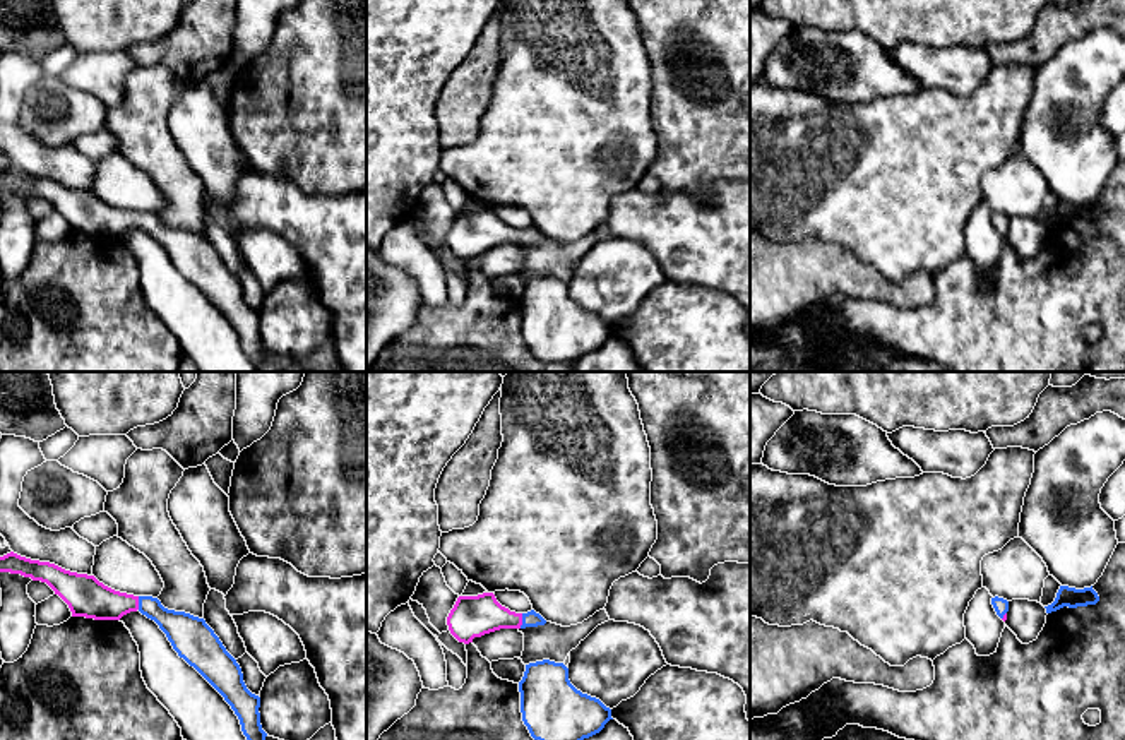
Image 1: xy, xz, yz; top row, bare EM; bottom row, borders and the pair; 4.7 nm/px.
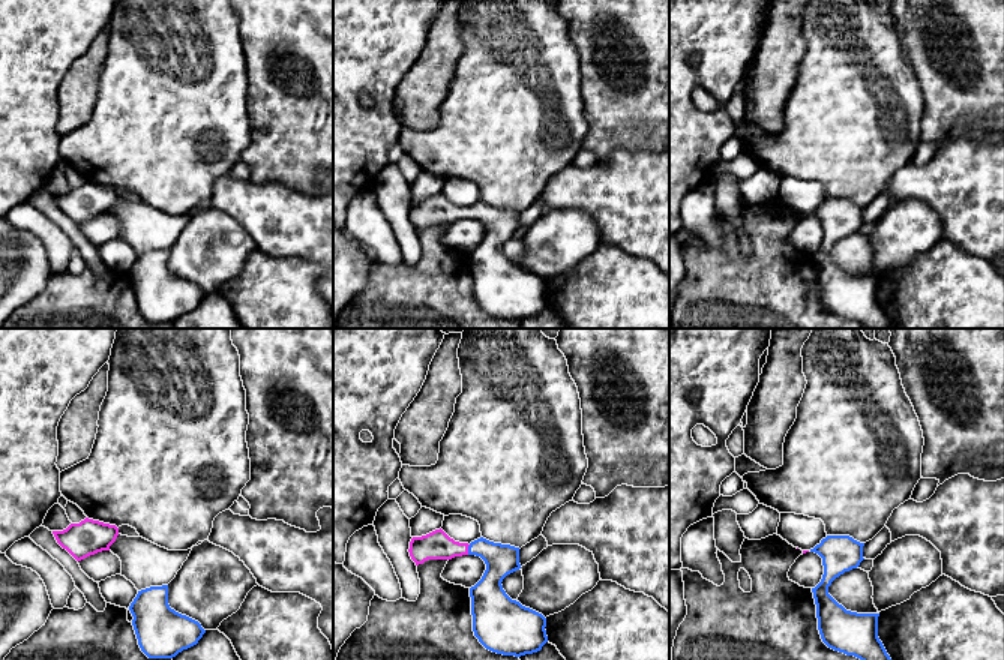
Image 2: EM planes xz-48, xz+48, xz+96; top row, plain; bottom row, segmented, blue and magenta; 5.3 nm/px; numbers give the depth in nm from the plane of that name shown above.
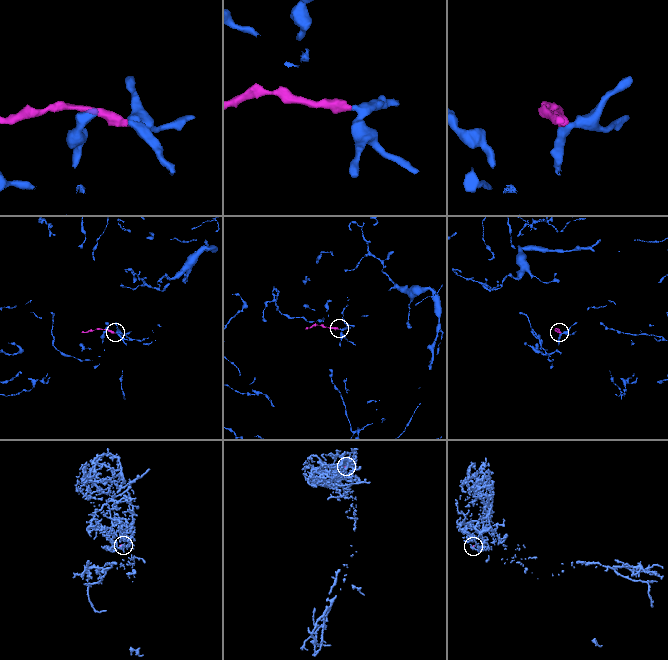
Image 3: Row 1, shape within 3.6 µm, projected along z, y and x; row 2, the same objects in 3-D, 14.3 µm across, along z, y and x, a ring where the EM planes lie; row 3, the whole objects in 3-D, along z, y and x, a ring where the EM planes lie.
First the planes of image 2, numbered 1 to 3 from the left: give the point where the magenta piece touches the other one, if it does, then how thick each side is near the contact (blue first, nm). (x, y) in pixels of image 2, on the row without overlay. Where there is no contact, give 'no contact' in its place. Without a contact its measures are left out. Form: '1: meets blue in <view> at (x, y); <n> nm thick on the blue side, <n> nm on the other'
1: no contact
2: meets blue in xz+48 at (468, 213); 170 nm thick on the blue side, 160 nm on the other
3: no contact

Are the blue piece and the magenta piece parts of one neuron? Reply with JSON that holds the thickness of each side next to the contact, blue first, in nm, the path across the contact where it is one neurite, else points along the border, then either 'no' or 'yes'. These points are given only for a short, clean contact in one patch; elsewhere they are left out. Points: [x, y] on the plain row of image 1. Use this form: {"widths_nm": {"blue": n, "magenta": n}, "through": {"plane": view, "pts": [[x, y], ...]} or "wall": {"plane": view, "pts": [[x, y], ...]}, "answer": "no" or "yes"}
{"widths_nm": {"blue": 80, "magenta": 190}, "through": {"plane": "xz", "pts": [[531, 235], [523, 237], [471, 233]]}, "answer": "yes"}

